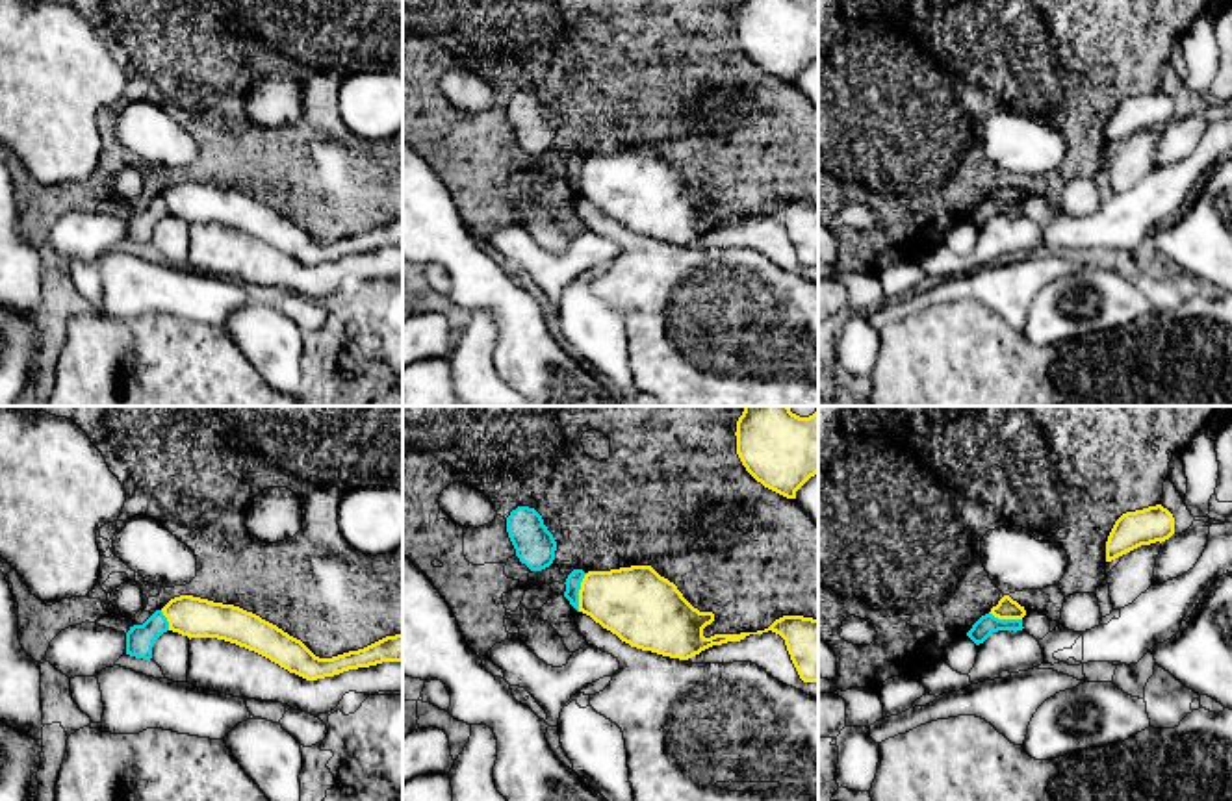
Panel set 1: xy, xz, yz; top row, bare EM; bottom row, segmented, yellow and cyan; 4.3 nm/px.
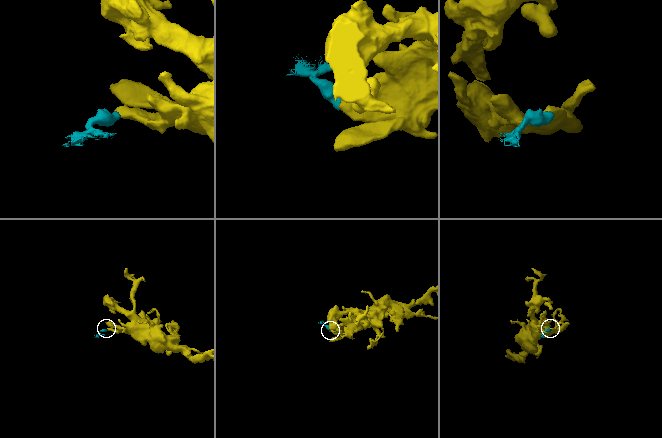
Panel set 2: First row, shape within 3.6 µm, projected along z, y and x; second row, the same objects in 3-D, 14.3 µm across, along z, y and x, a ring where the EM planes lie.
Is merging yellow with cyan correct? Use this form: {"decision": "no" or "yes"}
{"decision": "no"}

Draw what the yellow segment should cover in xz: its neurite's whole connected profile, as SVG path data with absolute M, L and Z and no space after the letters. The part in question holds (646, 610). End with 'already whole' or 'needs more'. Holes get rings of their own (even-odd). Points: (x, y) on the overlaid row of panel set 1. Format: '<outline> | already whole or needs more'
M651 566L588 571L579 590L579 612L631 647L679 660L772 630L785 640L800 679L818 682L818 619L783 616L764 630L705 638L703 629L714 621L714 614L694 608Z | already whole

